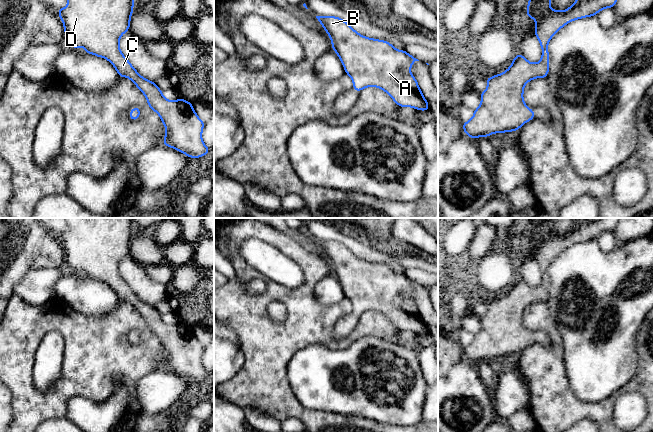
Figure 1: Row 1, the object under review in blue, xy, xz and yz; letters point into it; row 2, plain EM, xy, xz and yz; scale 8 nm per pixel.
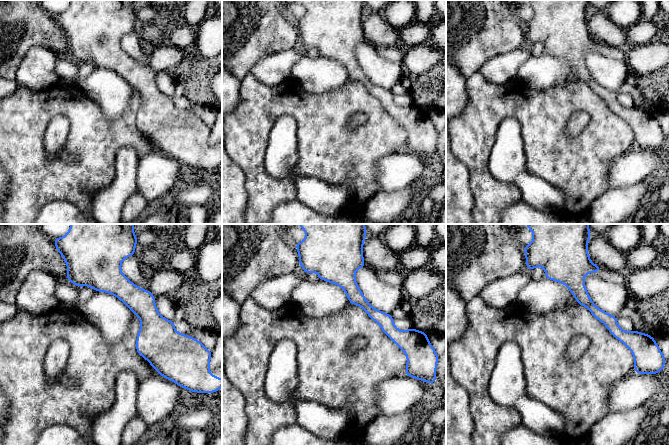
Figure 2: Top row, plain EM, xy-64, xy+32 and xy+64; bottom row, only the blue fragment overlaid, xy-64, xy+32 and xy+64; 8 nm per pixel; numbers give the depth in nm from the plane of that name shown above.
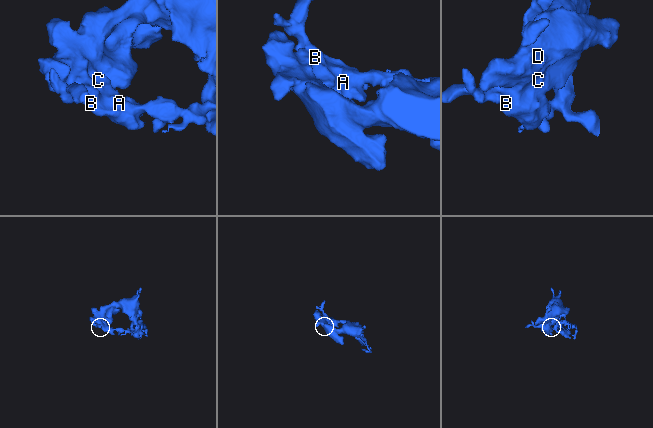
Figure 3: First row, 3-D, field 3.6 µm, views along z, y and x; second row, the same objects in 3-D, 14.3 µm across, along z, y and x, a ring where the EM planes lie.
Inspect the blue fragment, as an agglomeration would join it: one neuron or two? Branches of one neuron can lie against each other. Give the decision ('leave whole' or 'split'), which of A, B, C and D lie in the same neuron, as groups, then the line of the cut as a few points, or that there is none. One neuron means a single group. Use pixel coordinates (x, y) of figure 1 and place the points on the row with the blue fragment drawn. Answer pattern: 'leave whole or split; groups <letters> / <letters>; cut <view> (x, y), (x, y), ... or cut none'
leave whole; groups A B C D; cut none

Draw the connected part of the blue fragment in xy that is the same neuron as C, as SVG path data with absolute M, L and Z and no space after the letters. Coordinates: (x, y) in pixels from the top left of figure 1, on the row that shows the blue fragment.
M67 0L68 4L57 9L64 25L65 37L76 50L83 47L86 53L107 59L116 69L119 77L129 78L145 95L149 107L161 118L166 134L163 145L176 149L190 158L205 156L211 149L202 140L205 123L196 114L191 102L182 98L167 100L160 88L143 78L123 55L119 47L120 37L130 28L134 0Z

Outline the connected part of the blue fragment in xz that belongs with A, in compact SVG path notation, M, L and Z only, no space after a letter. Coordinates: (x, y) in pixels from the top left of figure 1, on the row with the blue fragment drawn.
M316 16L330 37L332 49L337 53L346 74L353 81L355 91L366 87L378 87L384 90L400 107L412 107L427 111L429 104L422 94L418 82L410 69L415 61L419 61L405 50L396 50L387 41L368 38L360 35L346 21L335 16Z

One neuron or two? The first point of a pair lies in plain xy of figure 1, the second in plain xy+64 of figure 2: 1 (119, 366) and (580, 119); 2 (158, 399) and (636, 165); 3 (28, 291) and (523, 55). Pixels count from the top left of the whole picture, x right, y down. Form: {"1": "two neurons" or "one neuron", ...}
{"1": "two neurons", "2": "one neuron", "3": "one neuron"}

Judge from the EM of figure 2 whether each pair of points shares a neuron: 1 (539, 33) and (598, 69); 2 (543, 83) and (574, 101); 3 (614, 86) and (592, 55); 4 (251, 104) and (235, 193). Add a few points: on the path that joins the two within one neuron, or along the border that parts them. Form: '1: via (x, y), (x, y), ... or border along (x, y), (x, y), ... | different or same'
1: border along (588, 48), (584, 53), (584, 62), (596, 82) | different
2: border along (564, 84), (546, 90), (533, 90), (528, 87) | different
3: via (612, 78), (597, 63) | same
4: border along (232, 159), (244, 175), (246, 190) | different

